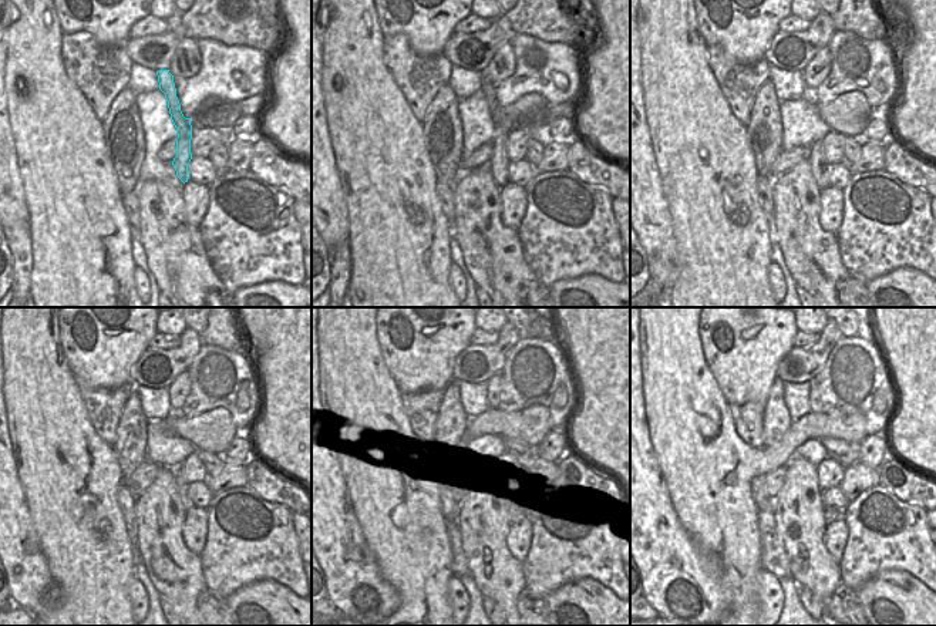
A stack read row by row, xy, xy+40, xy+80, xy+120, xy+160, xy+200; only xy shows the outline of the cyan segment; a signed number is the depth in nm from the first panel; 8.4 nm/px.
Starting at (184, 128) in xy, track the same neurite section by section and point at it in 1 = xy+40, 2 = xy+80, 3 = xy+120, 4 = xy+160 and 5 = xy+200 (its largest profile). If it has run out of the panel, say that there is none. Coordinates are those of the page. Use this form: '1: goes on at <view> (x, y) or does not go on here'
1: goes on at xy+40 (500, 164)
2: goes on at xy+80 (818, 164)
3: goes on at xy+120 (182, 485)
4: goes on at xy+160 (509, 511)
5: goes on at xy+200 (830, 514)

